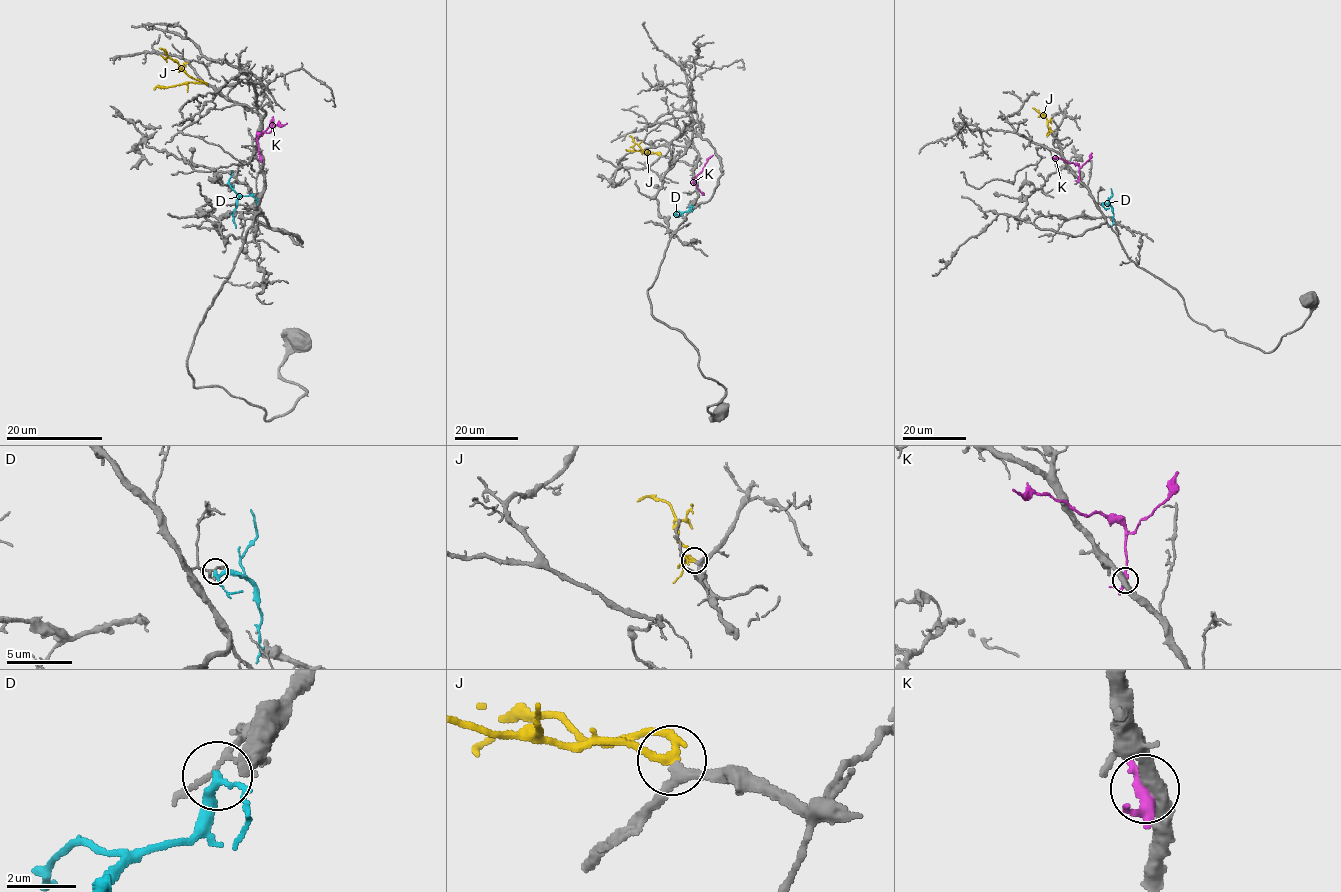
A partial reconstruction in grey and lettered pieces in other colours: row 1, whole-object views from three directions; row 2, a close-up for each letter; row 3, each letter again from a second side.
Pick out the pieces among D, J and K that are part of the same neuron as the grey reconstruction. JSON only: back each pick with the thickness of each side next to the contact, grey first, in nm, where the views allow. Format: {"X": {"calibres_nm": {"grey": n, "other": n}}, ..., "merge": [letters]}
{"J": {"calibres_nm": {"grey": 320, "other": 240}}, "merge": ["J"]}

